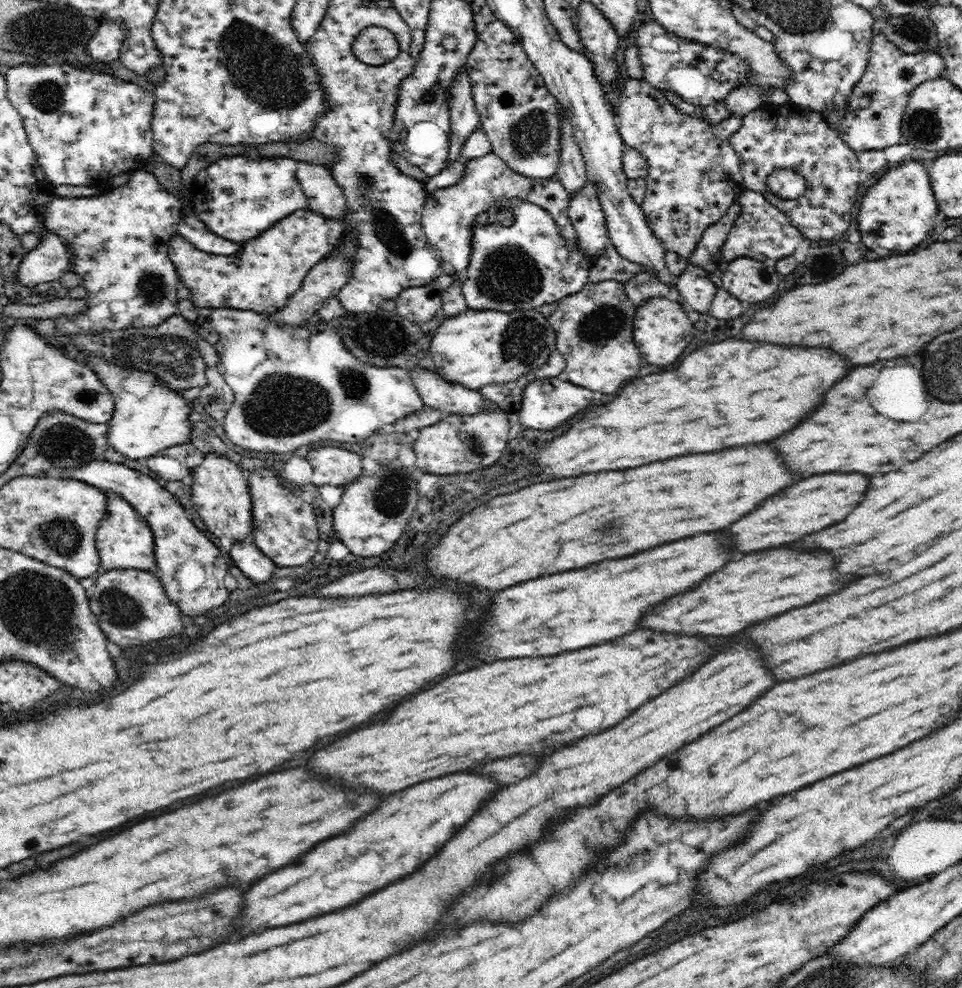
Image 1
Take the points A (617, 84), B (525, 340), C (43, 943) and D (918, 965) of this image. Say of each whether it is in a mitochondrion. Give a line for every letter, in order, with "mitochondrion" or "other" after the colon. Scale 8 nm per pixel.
A: other
B: mitochondrion
C: other
D: other

